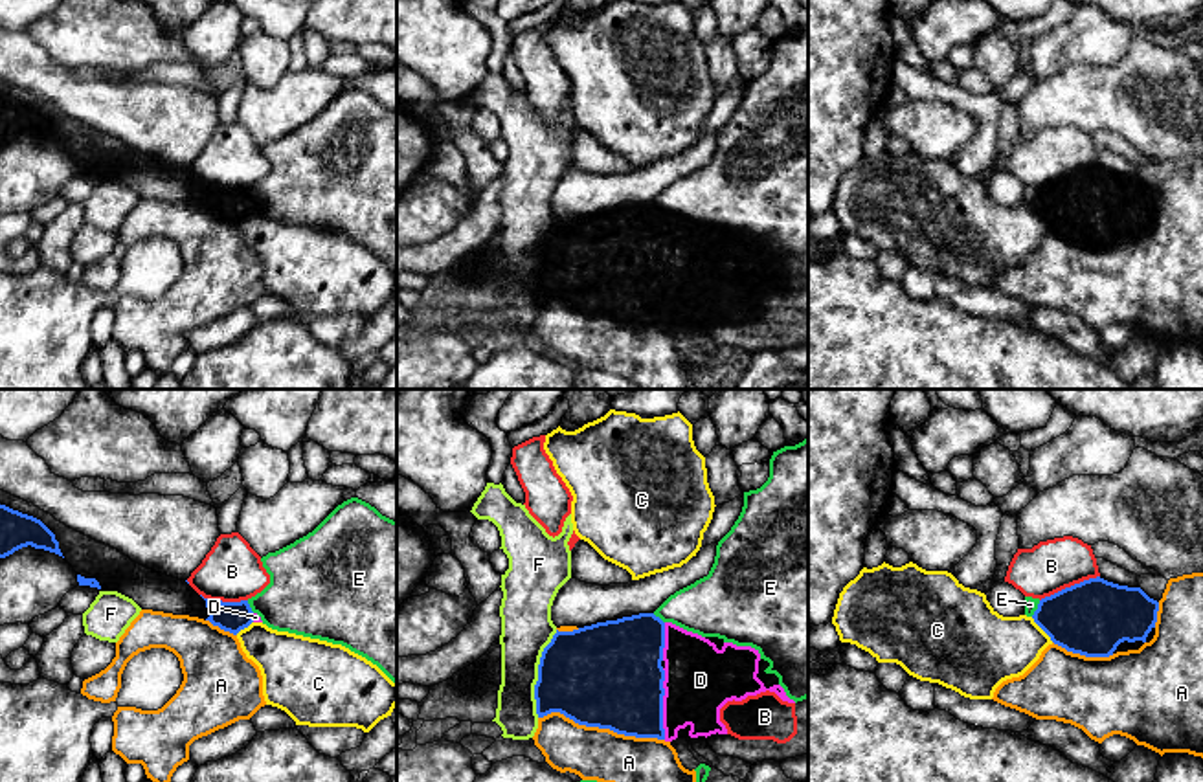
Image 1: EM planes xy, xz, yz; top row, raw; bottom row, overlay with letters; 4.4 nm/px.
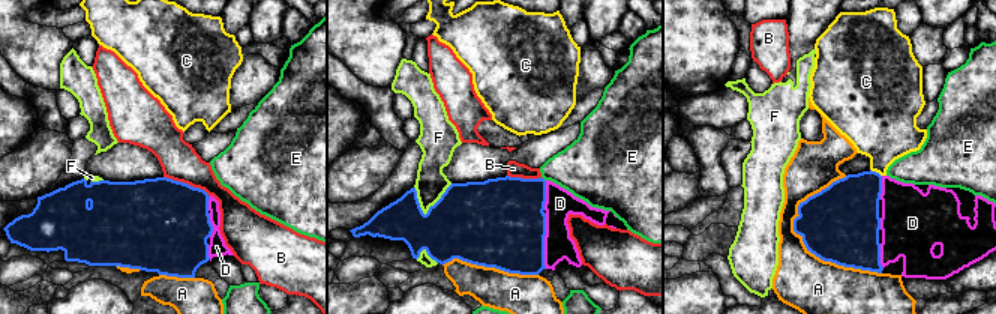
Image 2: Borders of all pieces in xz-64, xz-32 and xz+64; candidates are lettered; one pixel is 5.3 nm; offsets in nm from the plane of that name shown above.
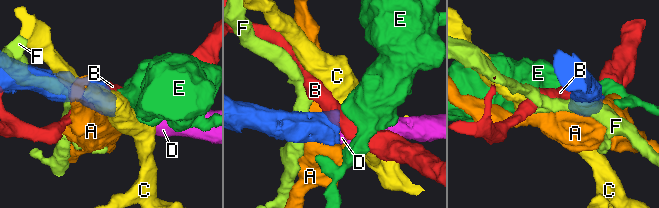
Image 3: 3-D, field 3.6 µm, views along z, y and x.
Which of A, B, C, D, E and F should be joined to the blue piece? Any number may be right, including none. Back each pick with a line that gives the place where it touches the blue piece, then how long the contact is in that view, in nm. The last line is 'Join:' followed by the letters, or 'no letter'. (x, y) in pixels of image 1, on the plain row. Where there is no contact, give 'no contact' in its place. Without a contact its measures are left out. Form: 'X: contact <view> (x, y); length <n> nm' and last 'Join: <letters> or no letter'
D: contact xz (662, 292); length 320 nm
Join: D

